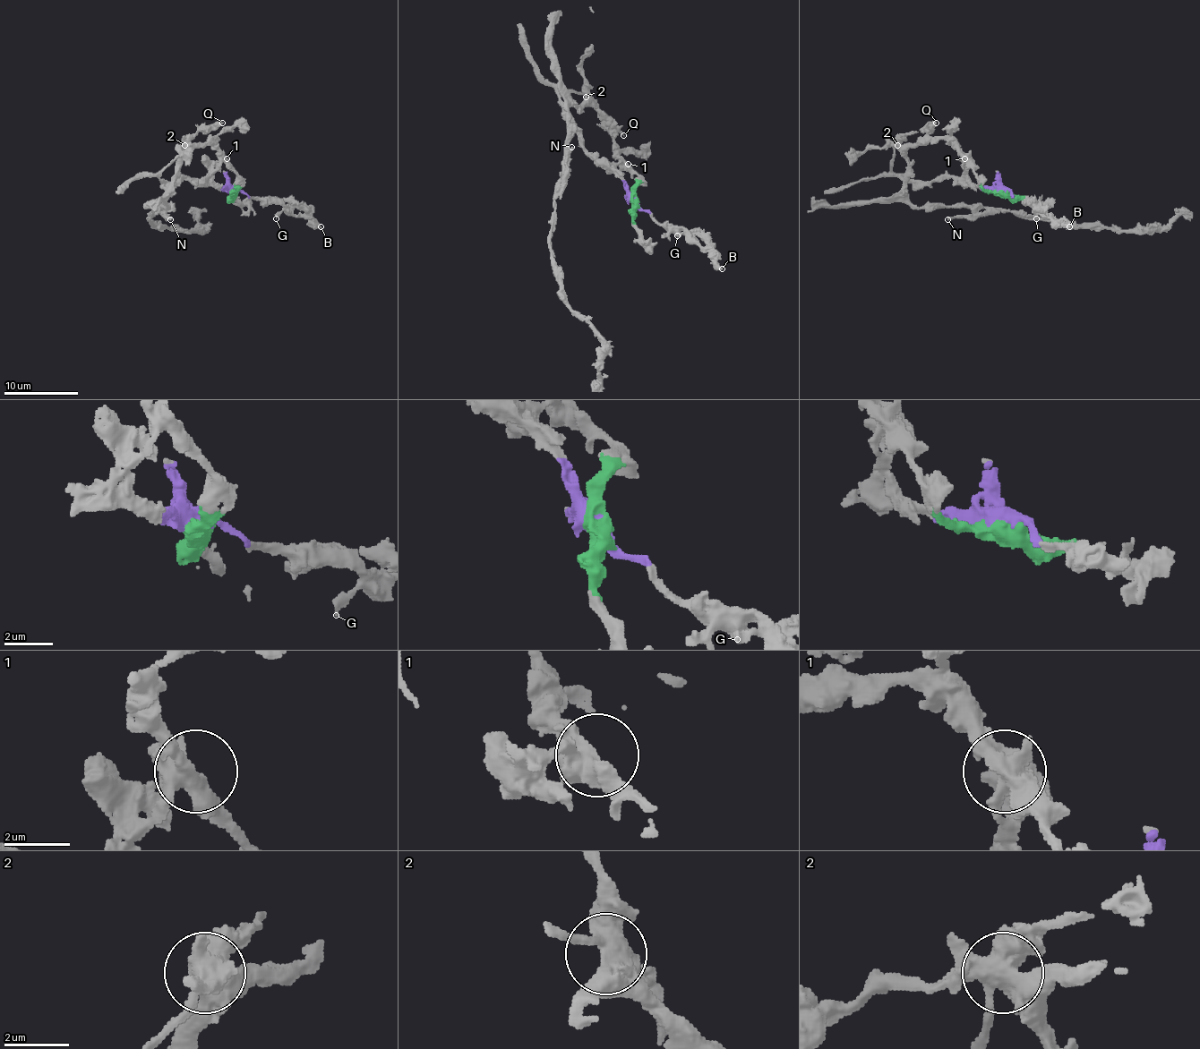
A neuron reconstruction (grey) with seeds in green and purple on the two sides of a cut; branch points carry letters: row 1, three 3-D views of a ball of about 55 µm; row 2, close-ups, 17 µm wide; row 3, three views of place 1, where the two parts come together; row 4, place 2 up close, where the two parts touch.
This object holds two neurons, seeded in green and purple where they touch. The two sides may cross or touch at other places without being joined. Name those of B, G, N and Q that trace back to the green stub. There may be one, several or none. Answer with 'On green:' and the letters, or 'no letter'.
On green: N

